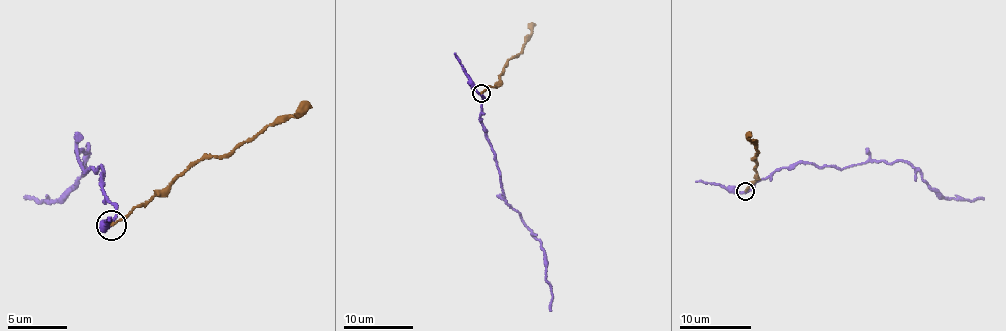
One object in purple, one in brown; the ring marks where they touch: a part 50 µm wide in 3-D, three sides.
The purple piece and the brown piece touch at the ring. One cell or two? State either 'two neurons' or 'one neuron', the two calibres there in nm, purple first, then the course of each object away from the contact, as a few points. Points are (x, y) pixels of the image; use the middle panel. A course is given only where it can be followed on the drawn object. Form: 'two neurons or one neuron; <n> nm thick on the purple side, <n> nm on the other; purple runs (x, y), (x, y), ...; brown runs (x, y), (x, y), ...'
two neurons; 200 nm thick on the purple side, 150 nm on the other; purple runs (480, 92), (480, 117), (495, 153), (504, 198), (544, 251), (545, 280), (551, 287), (549, 311); brown runs (481, 92), (488, 87), (496, 87), (510, 58), (521, 53), (534, 23)

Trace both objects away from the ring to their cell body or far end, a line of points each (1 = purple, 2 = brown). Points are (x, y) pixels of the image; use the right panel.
1: (744, 191), (798, 162), (845, 167), (902, 161), (946, 197), (962, 201), (983, 197)
2: (745, 191), (749, 182), (753, 183), (758, 177), (752, 159), (758, 152), (749, 136)

